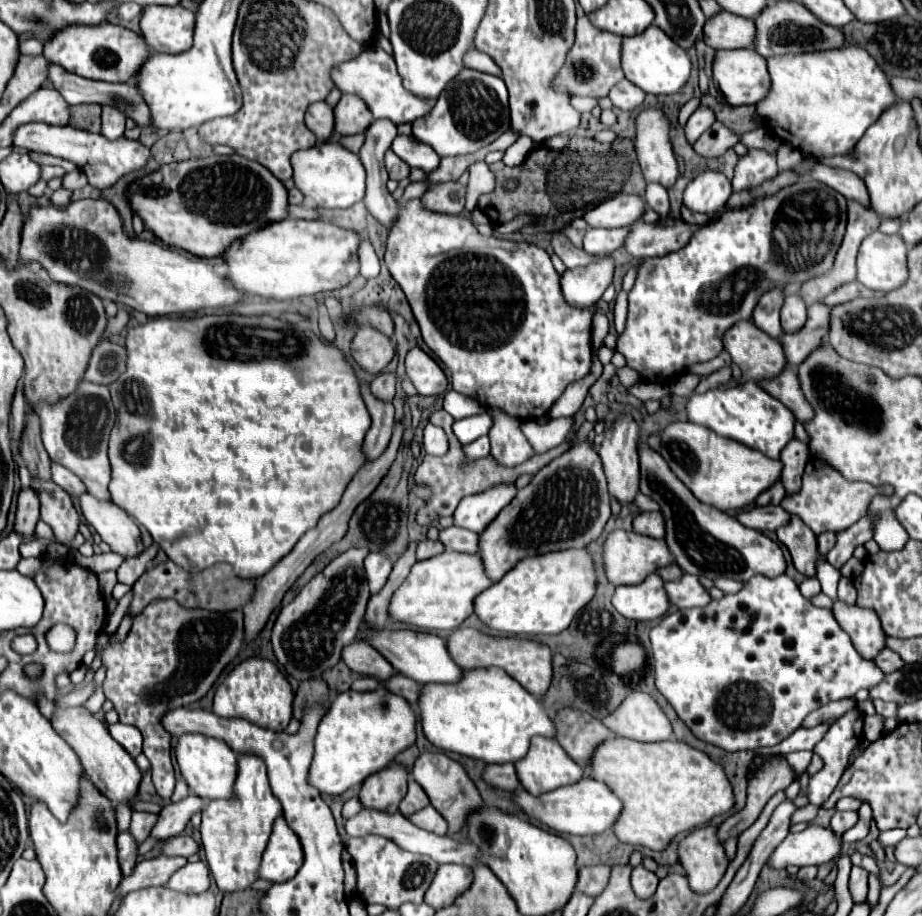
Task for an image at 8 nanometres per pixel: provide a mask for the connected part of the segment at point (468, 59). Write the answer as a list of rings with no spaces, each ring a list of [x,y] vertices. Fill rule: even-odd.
[[[469,49],[465,55],[463,55],[463,67],[469,67],[469,69],[479,69],[479,71],[485,71],[485,73],[493,73],[493,75],[499,75],[499,69],[497,65],[493,63],[493,59],[477,49]]]

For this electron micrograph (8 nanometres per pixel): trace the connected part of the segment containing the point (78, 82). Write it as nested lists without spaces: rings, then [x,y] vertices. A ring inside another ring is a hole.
[[[51,65],[49,67],[49,81],[53,83],[53,87],[63,95],[63,99],[69,105],[77,105],[77,103],[99,103],[99,105],[119,105],[119,109],[127,115],[133,117],[137,127],[151,127],[151,115],[149,115],[149,107],[147,103],[141,99],[141,95],[137,93],[135,85],[127,85],[127,83],[105,83],[105,81],[93,81],[93,79],[83,79],[75,73],[65,71],[59,65]]]

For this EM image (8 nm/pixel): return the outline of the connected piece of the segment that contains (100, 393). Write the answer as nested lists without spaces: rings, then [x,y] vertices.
[[[81,381],[79,389],[61,399],[55,405],[41,405],[39,407],[39,419],[41,419],[41,431],[43,431],[43,445],[51,457],[51,461],[57,461],[71,469],[87,487],[87,491],[95,499],[111,501],[111,495],[107,491],[107,485],[111,481],[111,467],[107,461],[107,445],[111,429],[117,421],[117,411],[111,403],[109,389],[103,385]]]

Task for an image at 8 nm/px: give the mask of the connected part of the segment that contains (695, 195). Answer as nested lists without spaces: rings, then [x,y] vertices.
[[[705,171],[697,175],[685,189],[683,203],[697,213],[715,215],[721,211],[731,195],[731,181],[719,171]]]

